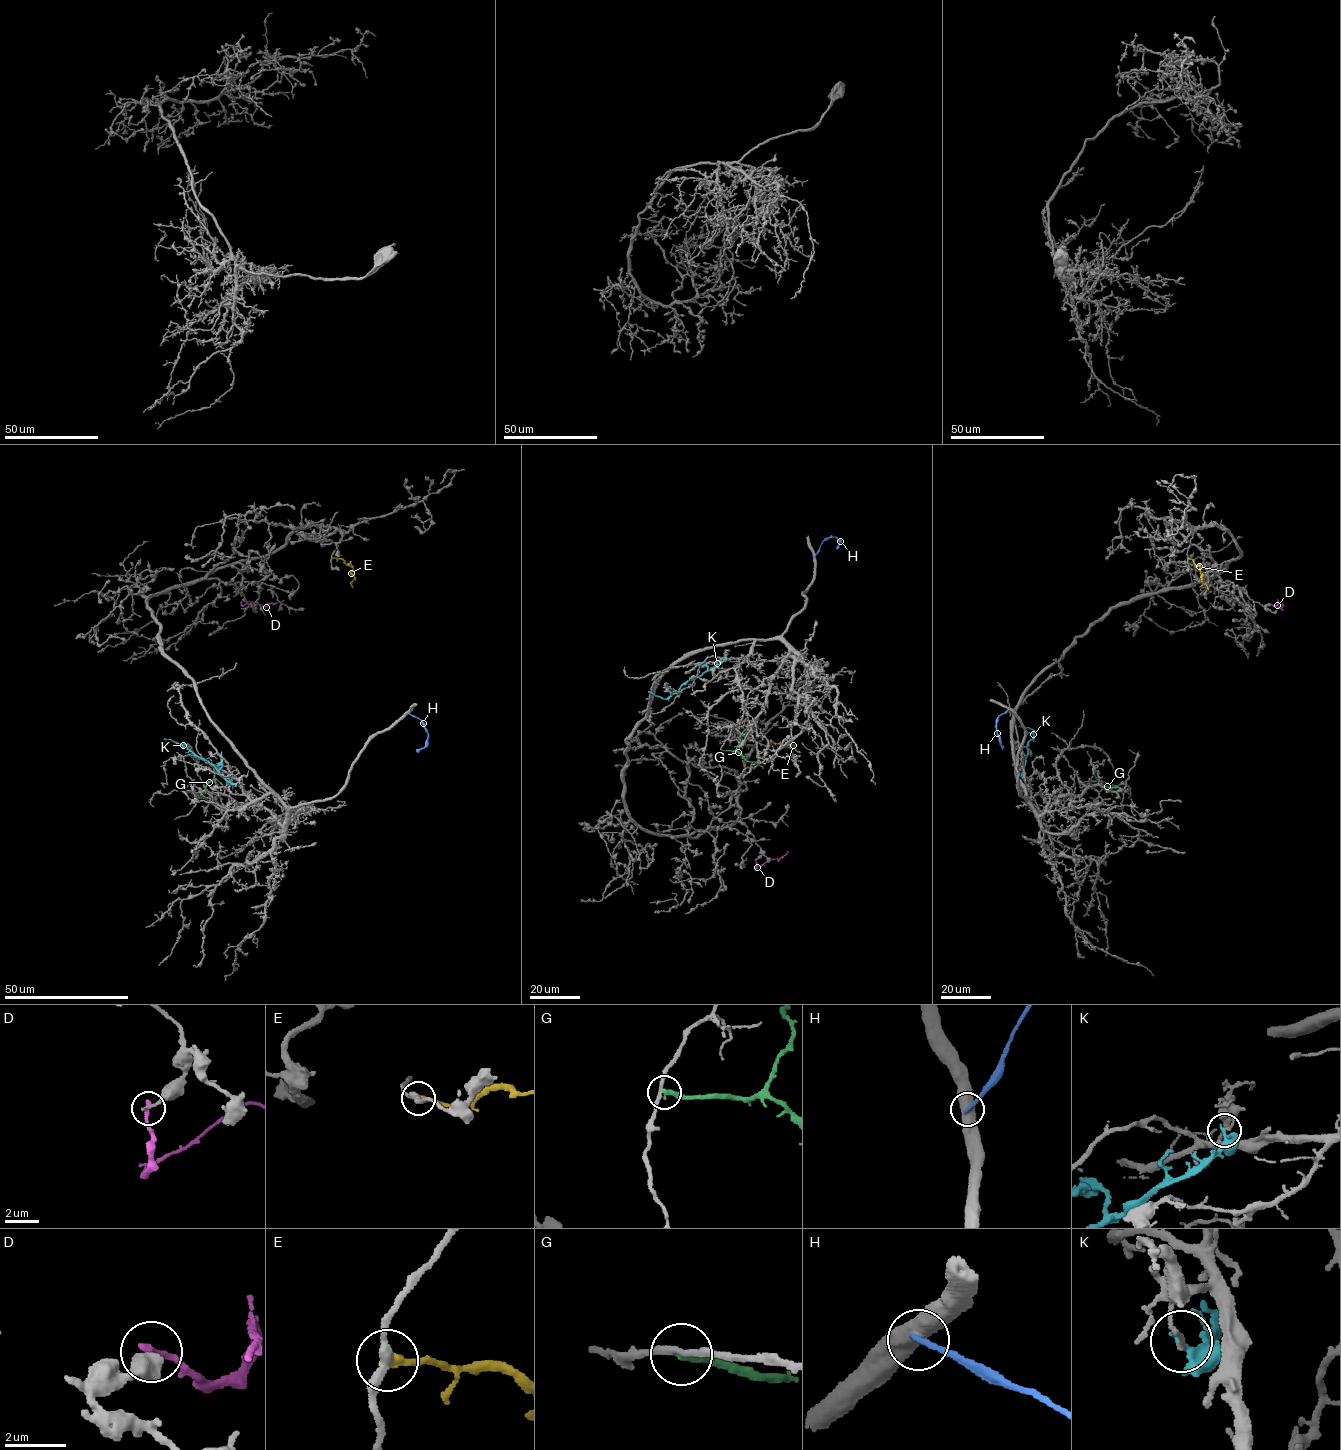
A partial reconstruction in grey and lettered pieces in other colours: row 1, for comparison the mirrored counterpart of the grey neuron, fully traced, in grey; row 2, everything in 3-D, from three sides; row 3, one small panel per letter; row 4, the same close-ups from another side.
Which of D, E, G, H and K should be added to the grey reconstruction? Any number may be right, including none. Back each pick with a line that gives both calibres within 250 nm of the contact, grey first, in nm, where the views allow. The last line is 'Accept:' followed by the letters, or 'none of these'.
Accept: none of these

